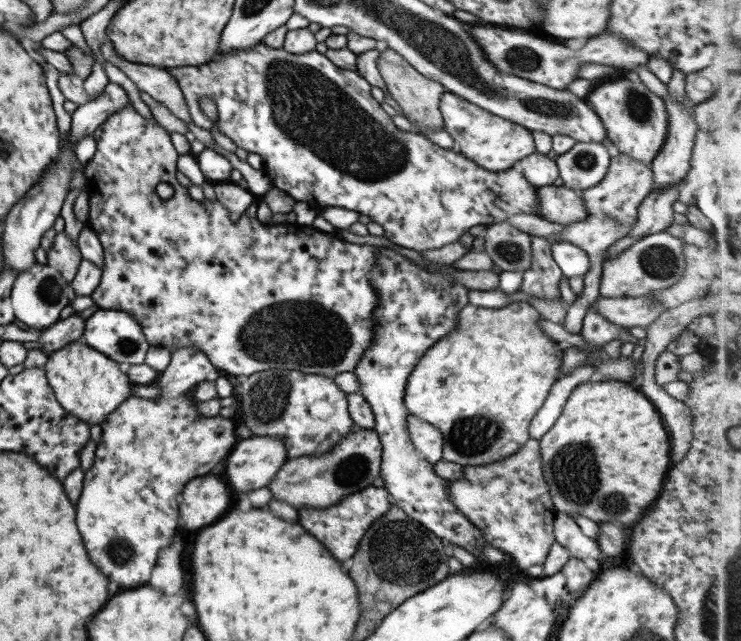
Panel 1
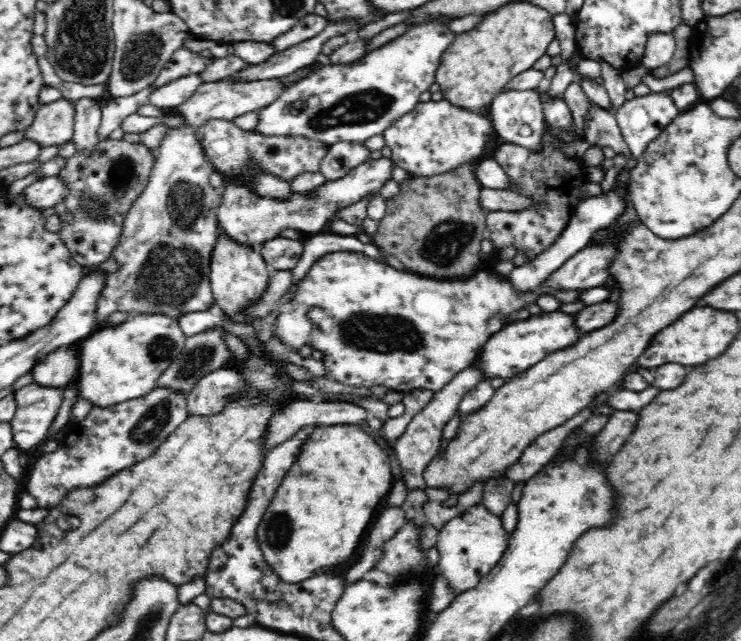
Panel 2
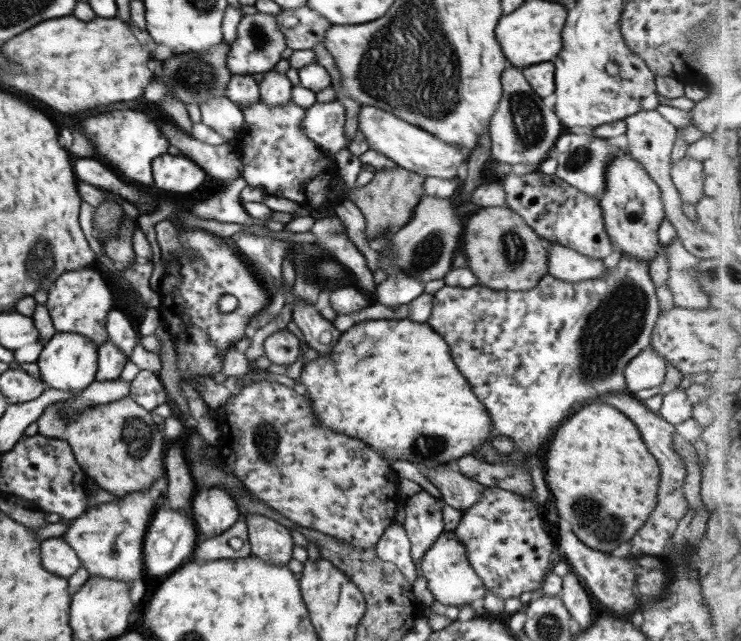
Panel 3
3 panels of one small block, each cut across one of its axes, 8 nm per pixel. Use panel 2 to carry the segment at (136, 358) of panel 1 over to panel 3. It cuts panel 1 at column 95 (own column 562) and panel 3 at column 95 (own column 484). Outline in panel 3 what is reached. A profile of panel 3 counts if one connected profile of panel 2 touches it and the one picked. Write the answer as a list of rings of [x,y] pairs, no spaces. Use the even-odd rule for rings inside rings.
[[[53,333],[35,362],[38,366],[39,378],[49,389],[81,392],[94,381],[97,370],[97,347],[93,341],[83,337],[82,334]]]

